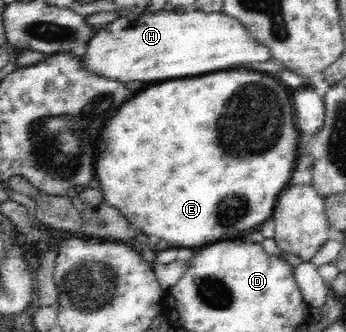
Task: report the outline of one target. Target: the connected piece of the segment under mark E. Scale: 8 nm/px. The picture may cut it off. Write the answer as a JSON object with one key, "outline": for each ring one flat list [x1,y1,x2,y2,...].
{"outline":[[237,68,237,70,221,70,205,76,193,76,193,78,177,78,177,80,165,80,159,84,151,84,143,88,135,98,121,104,121,108,109,118,109,124,103,128,101,136,105,148,97,154,95,160,95,179,99,182,99,190,102,191,104,203,119,211,124,216,137,216,137,220,131,220,136,232,143,232,151,238,156,246,164,245,167,248,189,248,191,250,201,248,205,244,215,244,221,240,233,240,237,237,247,238,251,232,259,230,267,220,272,219,280,195,288,188,293,170,296,168,297,146,304,141,297,124,295,114,291,108,289,90,273,75,265,76,261,71,251,68]]}

